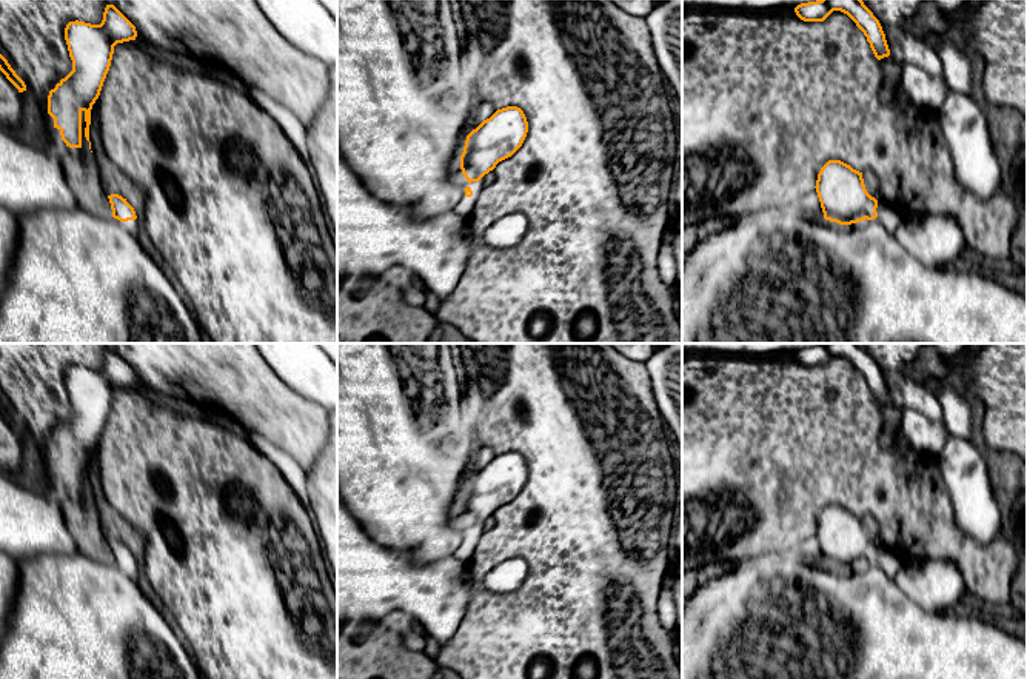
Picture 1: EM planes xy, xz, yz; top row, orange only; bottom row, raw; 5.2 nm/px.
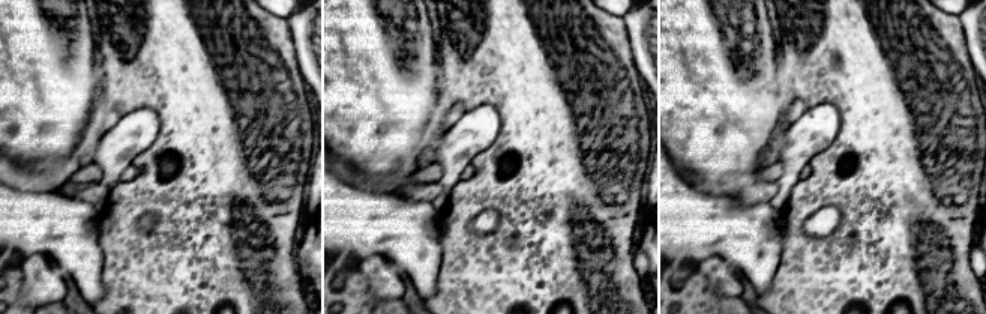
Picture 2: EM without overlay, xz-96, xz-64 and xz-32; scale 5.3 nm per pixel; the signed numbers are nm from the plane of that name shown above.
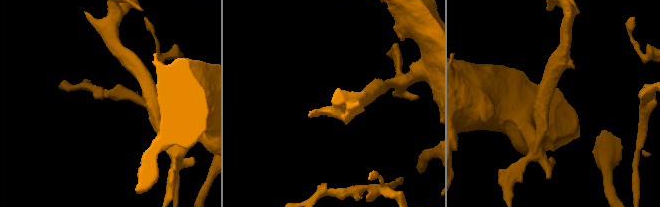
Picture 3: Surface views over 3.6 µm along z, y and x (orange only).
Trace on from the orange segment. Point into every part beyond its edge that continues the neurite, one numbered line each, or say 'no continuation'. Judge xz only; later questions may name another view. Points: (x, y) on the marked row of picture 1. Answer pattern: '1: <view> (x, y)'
1: xz (464, 208)

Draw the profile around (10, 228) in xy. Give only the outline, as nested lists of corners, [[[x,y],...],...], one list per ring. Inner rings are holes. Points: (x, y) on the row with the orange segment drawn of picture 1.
[[[0,206],[0,302],[6,291],[18,234],[18,216]]]

